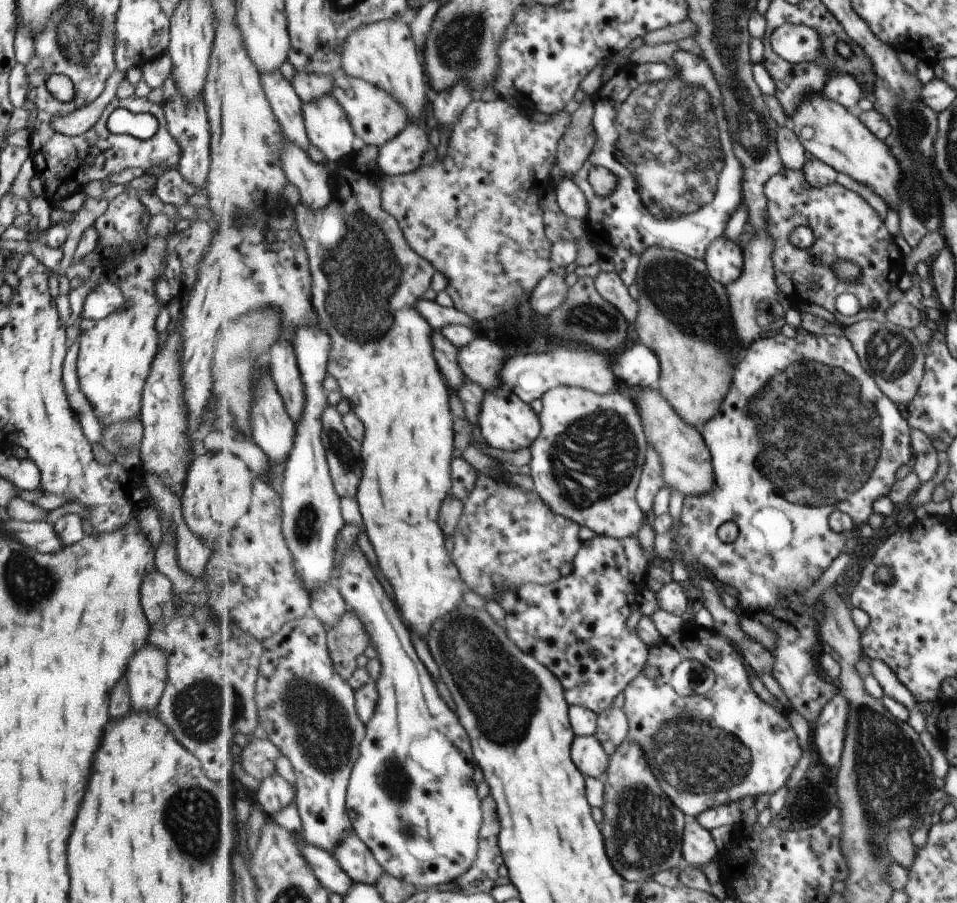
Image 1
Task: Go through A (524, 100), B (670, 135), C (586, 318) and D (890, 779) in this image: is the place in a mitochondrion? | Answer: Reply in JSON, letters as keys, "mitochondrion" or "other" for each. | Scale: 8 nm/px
{"A":"other","B":"mitochondrion","C":"mitochondrion","D":"mitochondrion"}

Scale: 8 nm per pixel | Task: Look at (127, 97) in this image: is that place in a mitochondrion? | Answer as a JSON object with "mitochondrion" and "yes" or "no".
{"mitochondrion":"no"}

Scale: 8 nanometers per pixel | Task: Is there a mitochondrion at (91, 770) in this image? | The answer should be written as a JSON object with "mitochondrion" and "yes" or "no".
{"mitochondrion":"no"}

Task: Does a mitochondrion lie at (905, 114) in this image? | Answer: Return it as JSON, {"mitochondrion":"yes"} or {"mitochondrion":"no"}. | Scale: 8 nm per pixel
{"mitochondrion":"yes"}

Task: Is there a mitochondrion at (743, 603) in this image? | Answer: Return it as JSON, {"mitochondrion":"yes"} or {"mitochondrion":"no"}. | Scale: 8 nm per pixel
{"mitochondrion":"no"}

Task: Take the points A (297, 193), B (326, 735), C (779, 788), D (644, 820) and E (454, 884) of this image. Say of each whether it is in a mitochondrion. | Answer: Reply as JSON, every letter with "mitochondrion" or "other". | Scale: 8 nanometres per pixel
{"A":"other","B":"mitochondrion","C":"other","D":"mitochondrion","E":"other"}

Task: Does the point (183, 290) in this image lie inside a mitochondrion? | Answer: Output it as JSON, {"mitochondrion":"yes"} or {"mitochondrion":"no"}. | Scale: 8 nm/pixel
{"mitochondrion":"no"}

